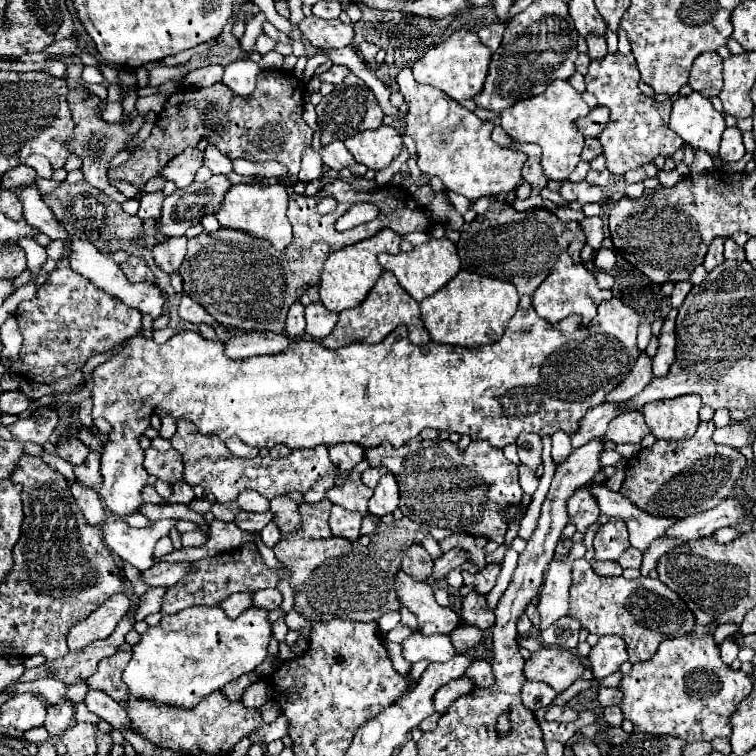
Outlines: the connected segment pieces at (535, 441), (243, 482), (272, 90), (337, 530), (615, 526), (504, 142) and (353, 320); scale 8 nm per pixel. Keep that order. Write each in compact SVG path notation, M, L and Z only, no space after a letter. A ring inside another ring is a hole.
M523 432L517 438L517 452L523 466L535 470L541 464L541 436Z
M177 420L177 432L171 438L171 446L183 456L183 464L185 464L183 480L189 486L201 484L207 492L211 492L217 498L217 502L235 500L239 496L239 492L243 492L245 488L257 490L267 500L289 494L289 492L305 494L317 480L321 480L329 474L333 474L333 476L339 474L337 466L329 460L327 446L317 446L317 448L309 448L309 450L305 450L305 448L293 450L287 458L277 458L277 460L273 460L273 458L247 460L247 458L233 456L217 436L199 434L195 430L195 426L187 420Z
M261 70L255 94L247 98L231 94L223 82L217 82L209 88L181 88L169 96L151 136L133 150L125 164L109 170L109 178L127 180L143 188L151 178L159 176L163 166L183 152L183 148L197 146L201 140L209 140L209 144L233 160L279 160L289 168L289 180L297 180L301 154L311 146L313 138L313 130L303 120L303 94L305 84L285 70Z
M341 506L331 508L329 516L329 528L335 536L343 536L347 540L355 540L359 536L359 526L361 526L361 514L359 512L349 512Z
M611 518L603 524L593 538L593 548L595 560L617 560L617 556L629 548L625 522L621 518Z
M495 126L492 133L491 139L506 148L513 150L513 141L510 140L510 137L506 135L506 132L501 128L501 126Z
M383 272L379 276L379 280L375 282L375 286L369 290L367 298L363 300L363 304L351 308L351 310L343 310L339 312L339 322L335 326L335 330L325 336L321 340L321 344L329 350L337 350L343 348L351 342L367 342L367 344L377 344L381 342L395 326L405 324L409 328L409 340L415 344L427 344L431 342L429 332L423 328L421 322L421 312L419 312L419 304L399 286L397 278L391 272Z

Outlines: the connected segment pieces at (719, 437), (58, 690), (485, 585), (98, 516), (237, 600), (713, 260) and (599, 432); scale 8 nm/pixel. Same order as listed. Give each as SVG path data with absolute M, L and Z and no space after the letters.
M731 422L723 428L717 428L713 432L713 440L719 442L719 444L727 444L727 446L733 446L733 448L743 448L749 444L749 436L751 436L751 430L747 424L741 424L741 422Z
M39 678L27 684L15 684L17 692L41 692L51 704L57 704L59 698L65 698L67 694L67 684L63 684L57 678Z
M487 562L485 568L477 574L467 576L467 572L463 570L463 580L465 580L463 584L475 586L475 592L479 592L479 594L487 594L495 586L495 580L497 580L499 572L501 572L501 564L489 564Z
M75 482L75 484L71 486L71 494L73 494L79 510L83 512L87 524L91 524L91 526L101 526L101 524L105 522L107 510L105 510L105 506L103 506L97 490L93 490L93 488L83 488L81 484Z
M243 592L243 594L231 594L219 606L225 610L225 614L229 618L235 618L237 614L241 614L243 610L253 606L253 594L247 594L247 592Z
M715 238L715 242L711 242L709 250L707 250L707 256L705 256L705 262L703 266L707 270L713 270L715 266L719 266L723 262L723 240L721 238Z
M603 402L603 404L599 404L599 406L591 408L591 410L585 414L585 418L581 420L579 432L571 436L573 448L579 448L579 446L587 444L587 442L593 440L593 438L601 438L601 436L605 434L605 430L607 430L607 424L609 424L615 416L619 416L619 414L623 414L623 412L631 412L631 410L623 410L621 404L613 404L613 402Z

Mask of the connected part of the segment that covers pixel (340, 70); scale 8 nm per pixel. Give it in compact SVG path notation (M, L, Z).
M331 66L327 72L323 72L323 74L319 74L317 78L321 80L321 82L329 82L329 84L339 84L345 76L349 74L349 70L345 68L345 66Z

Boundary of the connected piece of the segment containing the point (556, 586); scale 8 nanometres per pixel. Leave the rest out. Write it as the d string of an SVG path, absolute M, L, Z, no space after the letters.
M573 542L567 558L553 558L545 574L545 582L539 594L537 610L541 614L541 630L549 628L555 620L567 614L569 610L569 590L571 590L571 564L577 558L583 558L587 552L585 542Z

